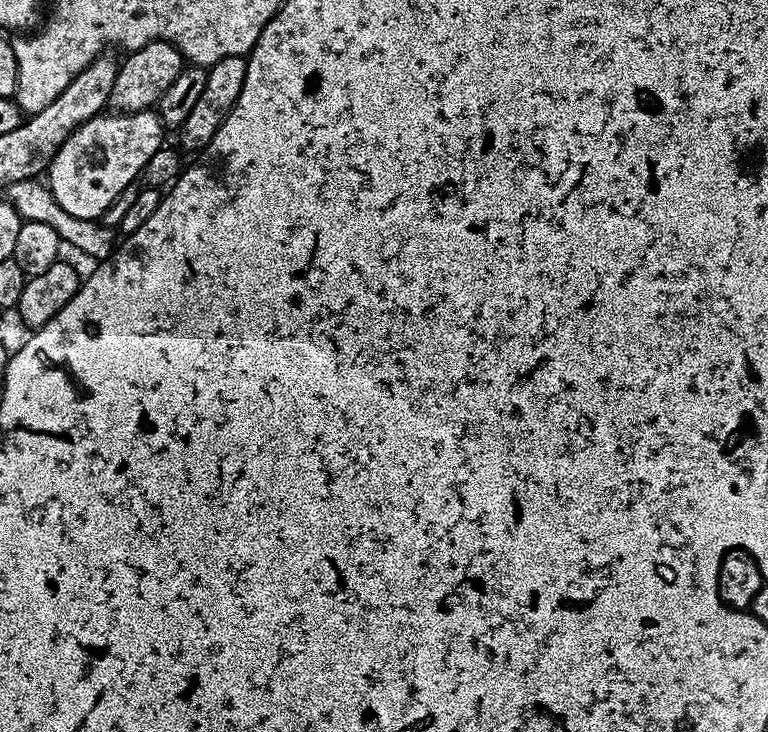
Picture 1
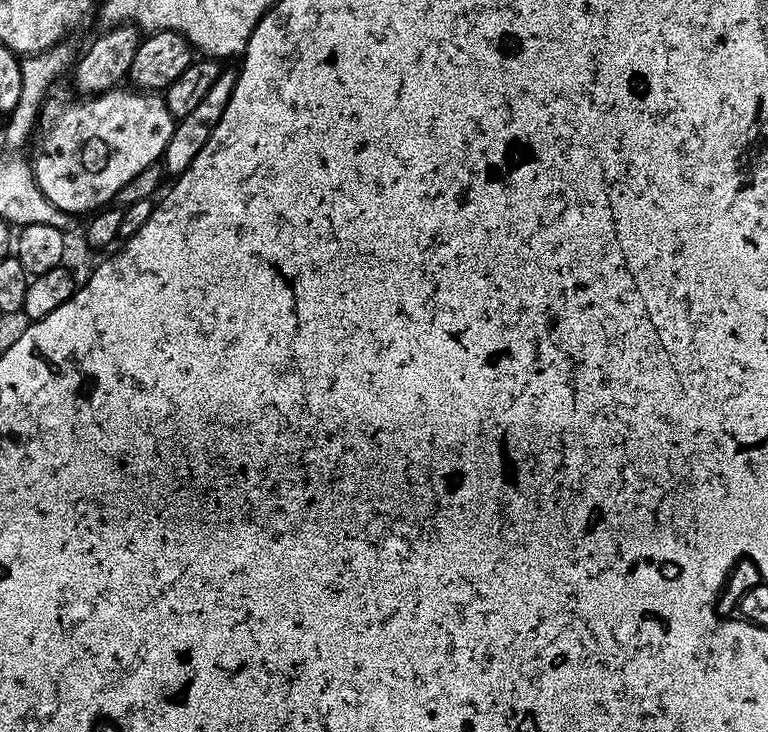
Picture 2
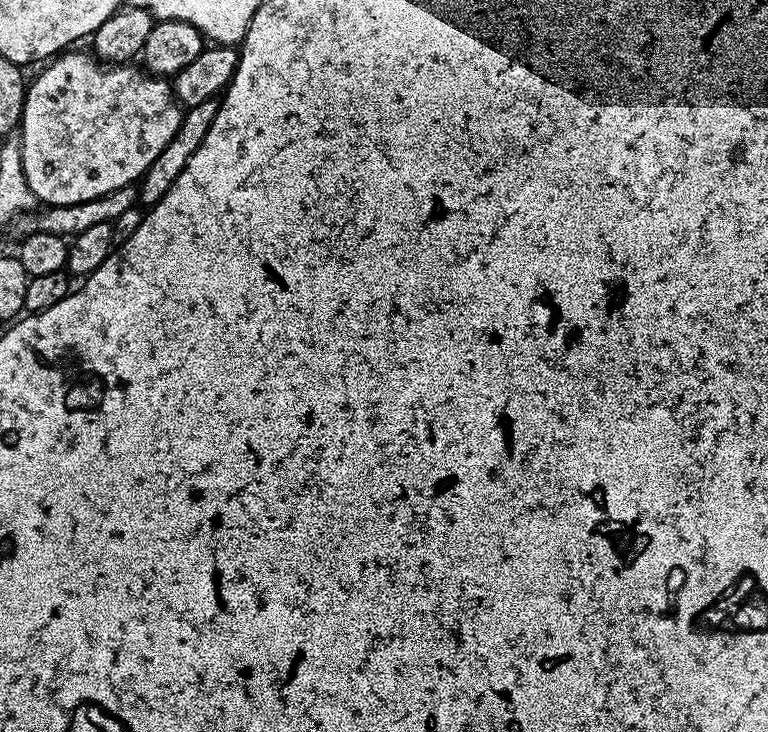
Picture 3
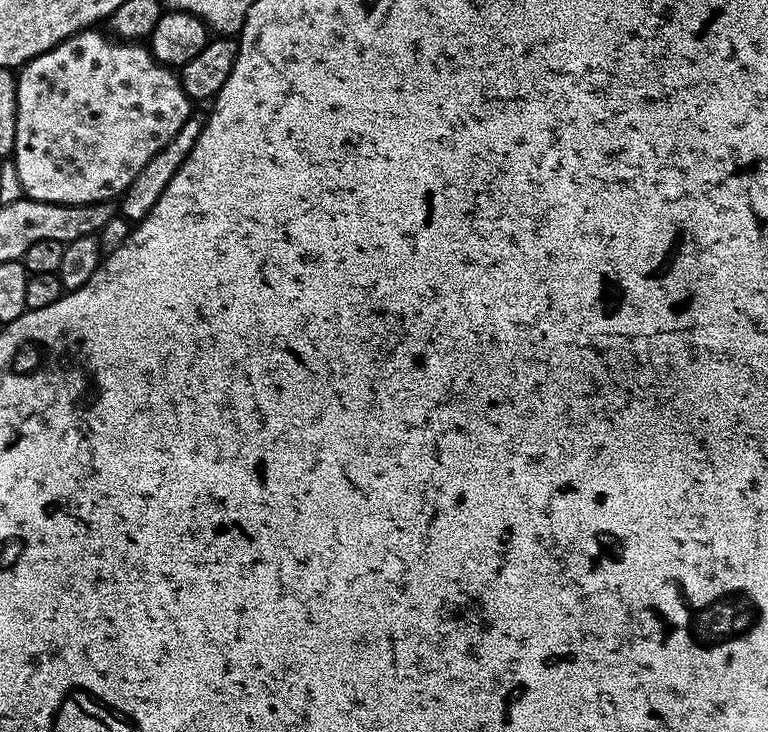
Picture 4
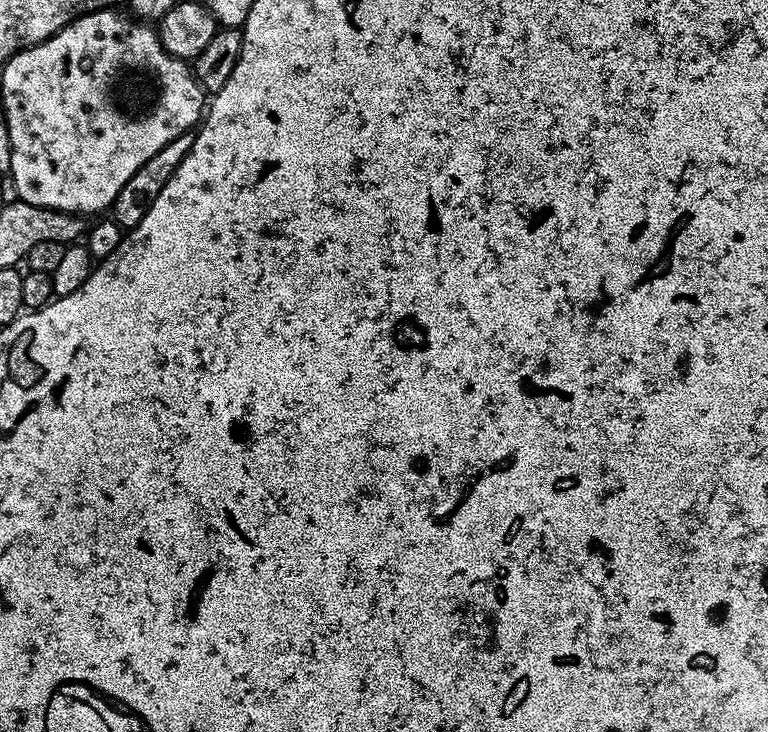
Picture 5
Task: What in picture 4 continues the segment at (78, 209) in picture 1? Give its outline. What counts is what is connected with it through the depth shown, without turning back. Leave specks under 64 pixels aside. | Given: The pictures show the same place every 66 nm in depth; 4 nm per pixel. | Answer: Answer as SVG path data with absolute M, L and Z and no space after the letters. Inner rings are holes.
M85 30L63 40L46 54L38 54L38 58L28 61L19 69L16 76L16 150L14 163L18 178L23 188L23 195L30 200L54 202L55 204L93 204L103 200L115 201L134 182L134 178L182 130L182 126L193 115L194 104L184 93L180 85L180 77L167 64L160 64L152 56L151 51L140 42L121 42L100 30Z

